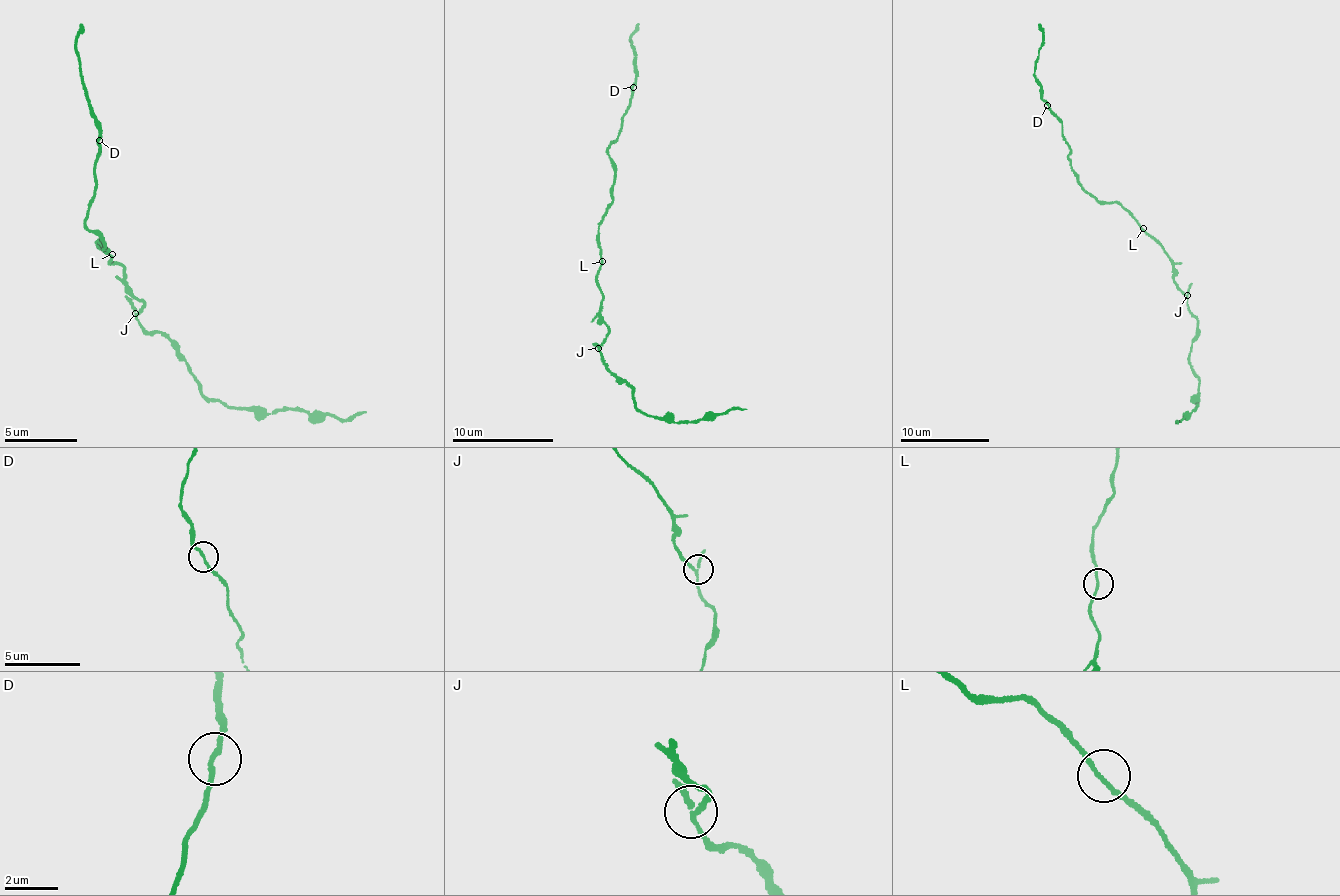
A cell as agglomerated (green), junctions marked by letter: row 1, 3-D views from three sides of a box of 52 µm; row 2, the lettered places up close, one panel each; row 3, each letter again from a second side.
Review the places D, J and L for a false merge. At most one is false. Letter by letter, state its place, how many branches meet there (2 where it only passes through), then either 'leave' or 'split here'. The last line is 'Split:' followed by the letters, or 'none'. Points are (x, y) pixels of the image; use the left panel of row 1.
D: place (99, 140); branches 2; leave
J: place (135, 313); branches 3; split here
L: place (112, 254); branches 2; leave
Split: J

